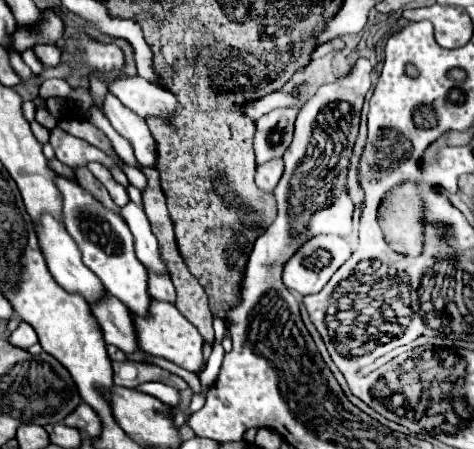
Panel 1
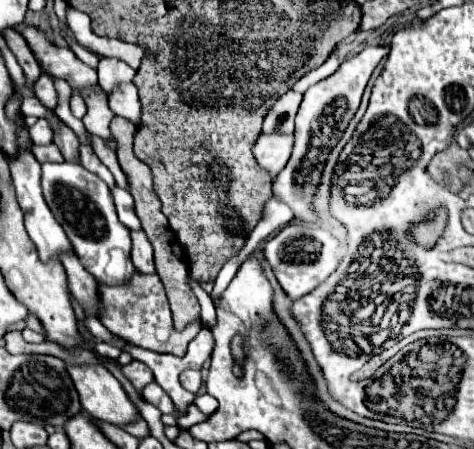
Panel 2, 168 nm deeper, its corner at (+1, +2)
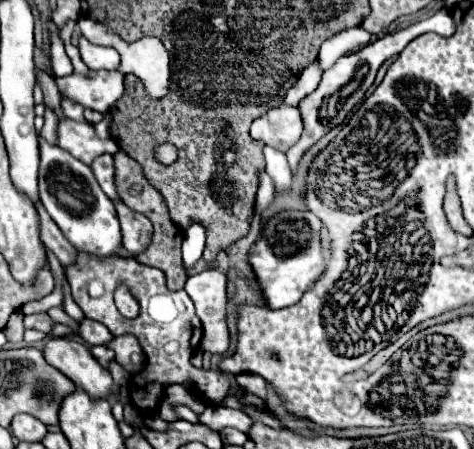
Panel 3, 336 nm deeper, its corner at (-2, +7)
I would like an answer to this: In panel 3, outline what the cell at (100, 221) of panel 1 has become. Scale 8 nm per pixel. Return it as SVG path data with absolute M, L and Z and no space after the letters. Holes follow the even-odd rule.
M38 133L40 147L40 171L38 171L38 197L56 225L62 229L64 237L80 249L92 255L114 255L120 245L120 225L116 221L116 211L112 209L112 201L104 195L104 191L96 185L96 177L88 165L72 157L68 151L58 145L50 145Z

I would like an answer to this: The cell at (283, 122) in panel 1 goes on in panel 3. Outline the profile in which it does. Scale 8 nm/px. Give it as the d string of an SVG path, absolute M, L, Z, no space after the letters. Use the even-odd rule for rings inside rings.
M312 61L312 63L302 71L302 75L300 75L298 81L294 83L294 87L288 91L284 103L288 103L288 105L298 105L306 95L310 95L310 93L318 87L320 77L322 77L322 69L320 69L318 61Z

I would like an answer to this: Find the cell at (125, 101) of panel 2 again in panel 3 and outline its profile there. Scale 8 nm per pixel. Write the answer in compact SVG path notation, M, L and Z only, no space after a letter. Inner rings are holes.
M88 71L86 75L72 73L56 79L60 95L88 109L106 113L124 93L124 77L116 71Z

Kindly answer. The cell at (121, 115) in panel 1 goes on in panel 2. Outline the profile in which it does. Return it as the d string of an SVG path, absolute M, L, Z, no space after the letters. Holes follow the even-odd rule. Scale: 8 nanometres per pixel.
M21 22L17 26L17 30L27 40L41 70L53 78L63 78L69 82L69 86L73 88L73 96L71 96L73 116L83 118L87 104L83 100L81 90L89 88L89 86L97 86L97 72L93 68L89 68L87 64L83 64L73 54L73 50L55 46L39 26Z

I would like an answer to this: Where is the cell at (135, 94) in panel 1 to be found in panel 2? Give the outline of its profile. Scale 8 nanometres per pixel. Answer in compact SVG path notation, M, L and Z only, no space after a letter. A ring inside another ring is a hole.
M101 58L97 66L97 74L99 74L99 86L105 92L111 92L119 84L133 82L135 78L135 70L119 58Z

